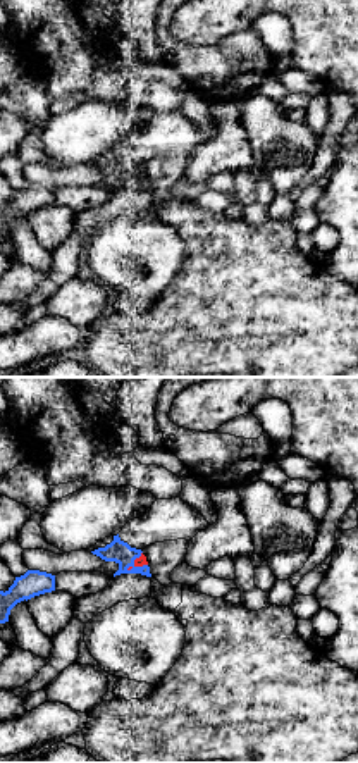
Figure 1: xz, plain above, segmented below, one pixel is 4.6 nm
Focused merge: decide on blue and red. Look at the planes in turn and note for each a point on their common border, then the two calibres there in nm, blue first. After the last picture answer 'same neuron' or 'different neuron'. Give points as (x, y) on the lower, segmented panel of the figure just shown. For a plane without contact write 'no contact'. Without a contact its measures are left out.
contact (133, 562); calibres 110 and 50 nm

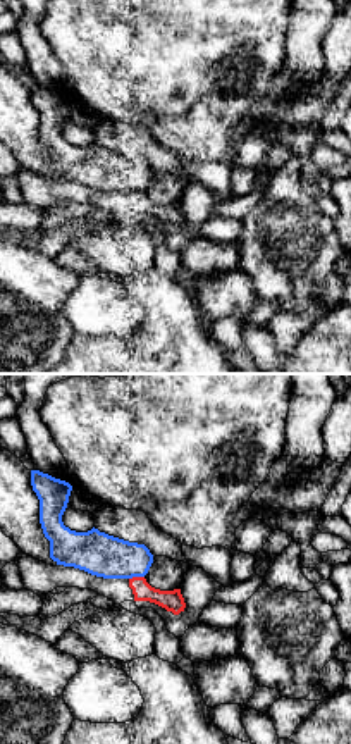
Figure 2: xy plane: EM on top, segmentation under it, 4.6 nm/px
contact (136, 576); calibres 200 and 100 nm

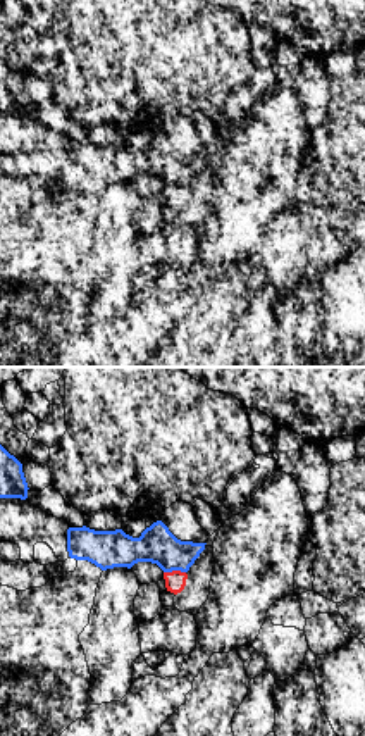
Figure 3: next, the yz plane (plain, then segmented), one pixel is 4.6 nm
contact (174, 569); calibres 170 and 100 nm

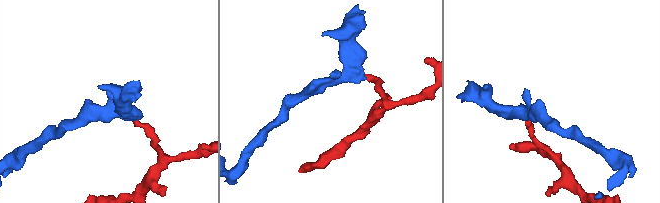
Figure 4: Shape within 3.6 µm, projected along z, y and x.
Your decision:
different neuron

